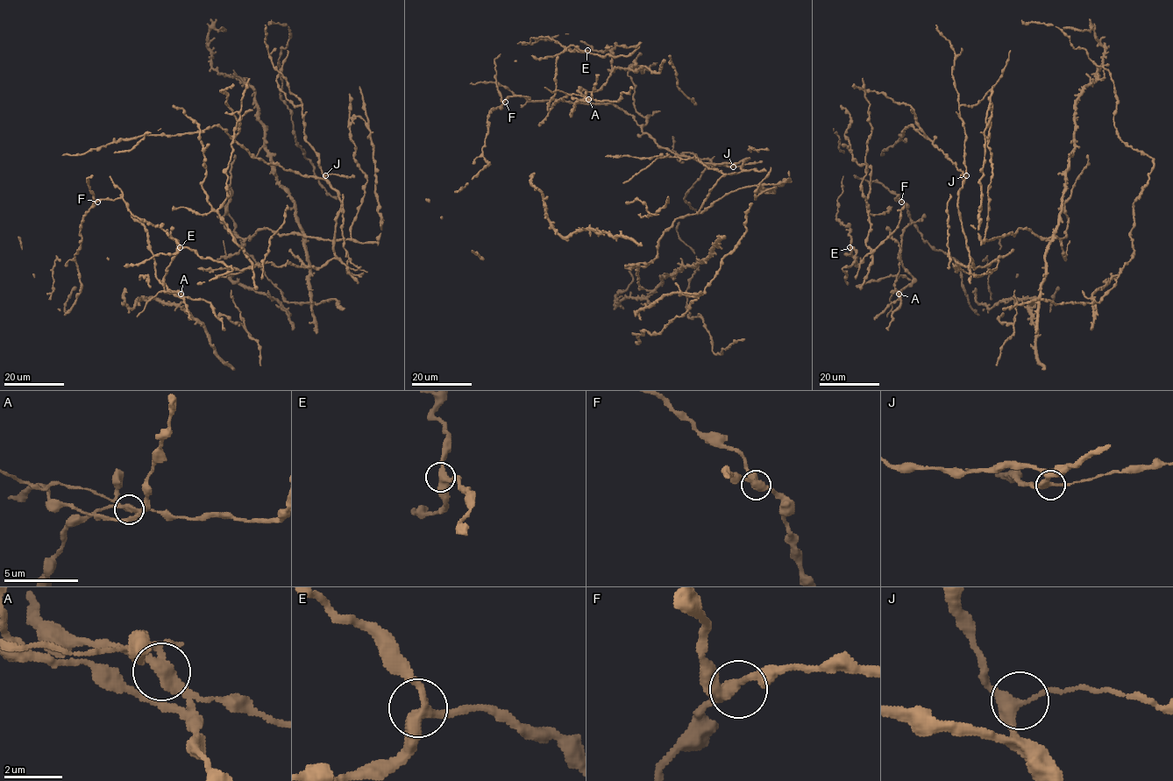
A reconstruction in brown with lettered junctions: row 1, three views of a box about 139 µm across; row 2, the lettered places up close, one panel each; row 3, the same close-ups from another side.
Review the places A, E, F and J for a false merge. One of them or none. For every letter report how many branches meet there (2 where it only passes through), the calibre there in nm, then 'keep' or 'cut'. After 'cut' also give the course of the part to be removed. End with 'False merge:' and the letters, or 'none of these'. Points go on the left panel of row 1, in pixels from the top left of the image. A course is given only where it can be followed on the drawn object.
A: 3 | 320 nm | cut | (180, 294), (178, 291), (159, 292), (137, 316)
E: 3 | 360 nm | keep
F: 3 | 320 nm | keep
J: 3 | 320 nm | keep
False merge: A

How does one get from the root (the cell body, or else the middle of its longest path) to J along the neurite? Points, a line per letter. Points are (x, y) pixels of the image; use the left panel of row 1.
J: (237, 135), (234, 139), (239, 145), (266, 163), (279, 164), (285, 170), (309, 176), (324, 179), (325, 175)

